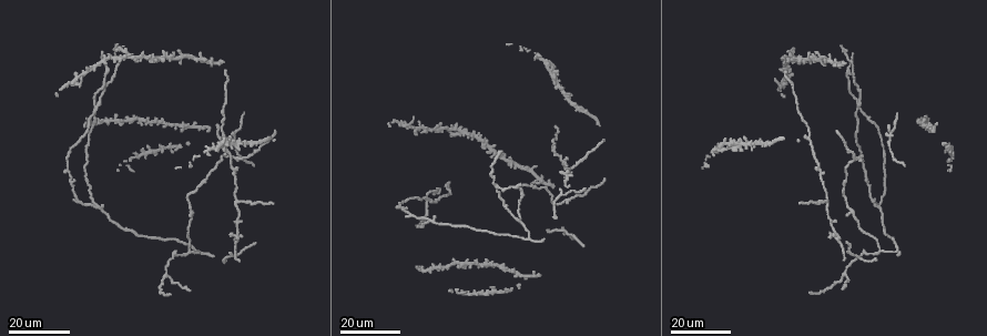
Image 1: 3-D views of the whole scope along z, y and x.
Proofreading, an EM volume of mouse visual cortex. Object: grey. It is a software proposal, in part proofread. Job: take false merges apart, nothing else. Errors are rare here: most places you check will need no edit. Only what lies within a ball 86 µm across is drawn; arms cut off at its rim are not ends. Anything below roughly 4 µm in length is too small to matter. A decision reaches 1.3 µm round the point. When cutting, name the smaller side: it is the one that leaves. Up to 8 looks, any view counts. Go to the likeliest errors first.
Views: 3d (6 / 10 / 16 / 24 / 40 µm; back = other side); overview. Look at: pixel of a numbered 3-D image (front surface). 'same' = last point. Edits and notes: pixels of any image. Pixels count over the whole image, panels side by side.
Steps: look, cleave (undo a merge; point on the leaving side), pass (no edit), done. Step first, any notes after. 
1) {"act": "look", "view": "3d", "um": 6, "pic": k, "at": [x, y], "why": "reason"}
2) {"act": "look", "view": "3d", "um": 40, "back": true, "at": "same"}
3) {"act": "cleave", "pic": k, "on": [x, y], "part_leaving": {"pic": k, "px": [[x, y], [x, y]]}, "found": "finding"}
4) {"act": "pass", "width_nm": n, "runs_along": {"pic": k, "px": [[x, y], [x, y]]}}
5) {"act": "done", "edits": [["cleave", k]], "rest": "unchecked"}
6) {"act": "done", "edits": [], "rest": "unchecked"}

{"act": "look", "view": "3d", "um": 24, "pic": 1, "at": [564, 174], "why": "four or more arms meet"}

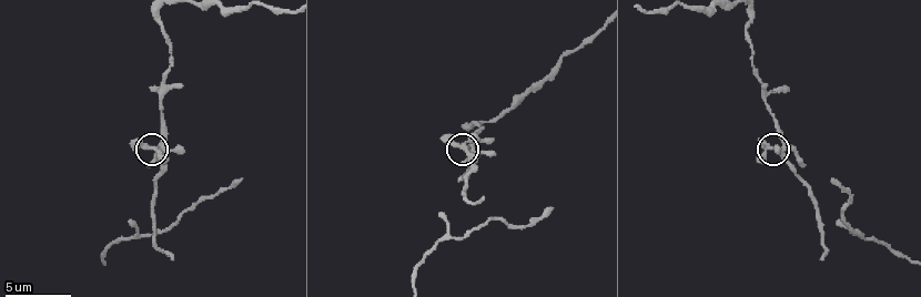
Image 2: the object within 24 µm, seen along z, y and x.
{"act": "look", "view": "3d", "um": 10, "pic": 2, "at": [469, 153], "why": "closer look"}

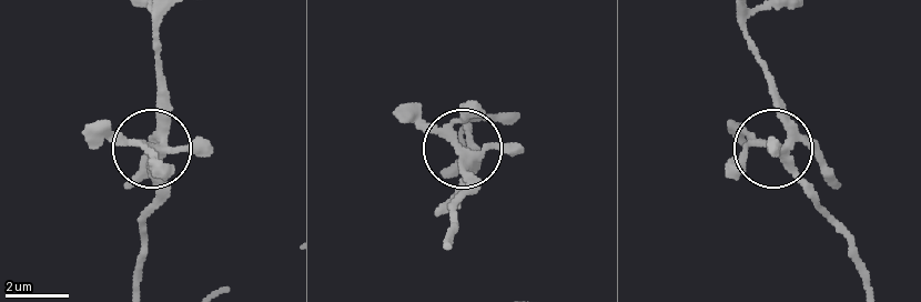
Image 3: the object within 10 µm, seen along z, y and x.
{"act": "pass", "width_nm": 240, "found": "continuous, no second neuron"}

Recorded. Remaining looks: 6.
{"act": "look", "view": "3d", "um": 16, "pic": 1, "at": [818, 171], "why": "three-way junction"}

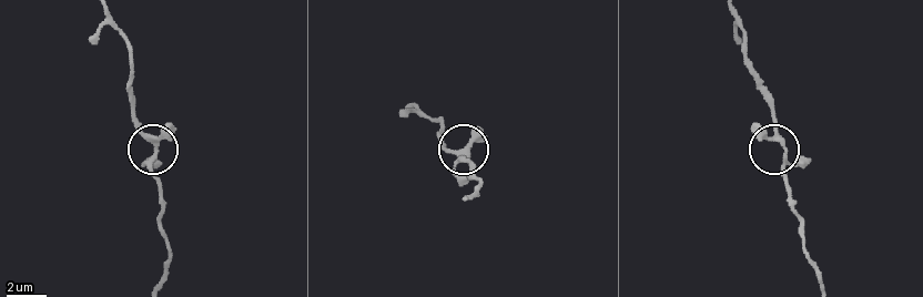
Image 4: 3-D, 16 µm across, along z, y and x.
{"act": "look", "view": "3d", "um": 6, "pic": 4, "at": [785, 164]}

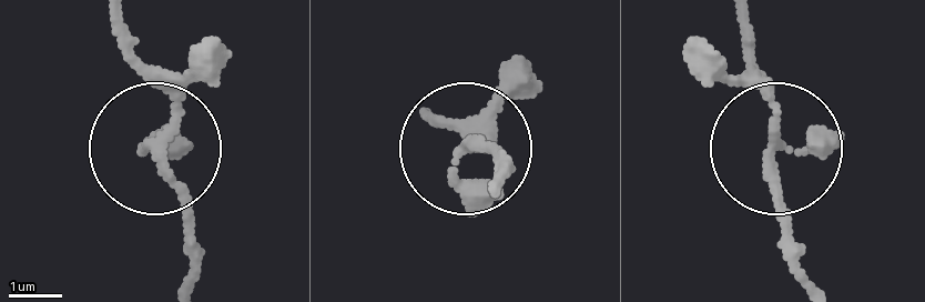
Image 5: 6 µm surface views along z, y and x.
{"act": "pass", "side_arm_um": 35, "arms": 3, "found": "all the same neuron"}

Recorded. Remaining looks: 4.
{"act": "look", "view": "3d", "um": 24, "pic": 1, "at": [97, 204], "why": "three arms meet"}

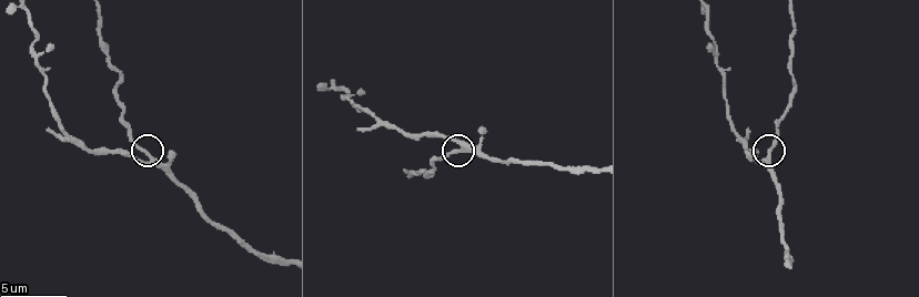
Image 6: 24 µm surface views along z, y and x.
{"act": "look", "view": "3d", "um": 10, "pic": 6, "at": [152, 158]}

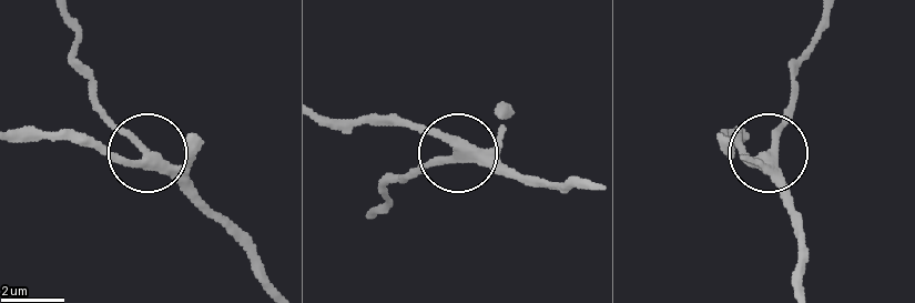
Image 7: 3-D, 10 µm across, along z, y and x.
{"act": "pass", "width_nm": 320, "runs_along": {"pic": 7, "px": [[273, 286], [93, 99]]}, "found": "continuous, no second neuron"}

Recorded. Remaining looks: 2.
{"act": "look", "view": "3d", "um": 24, "pic": 1, "at": [889, 141], "why": "two arms in line, one across"}

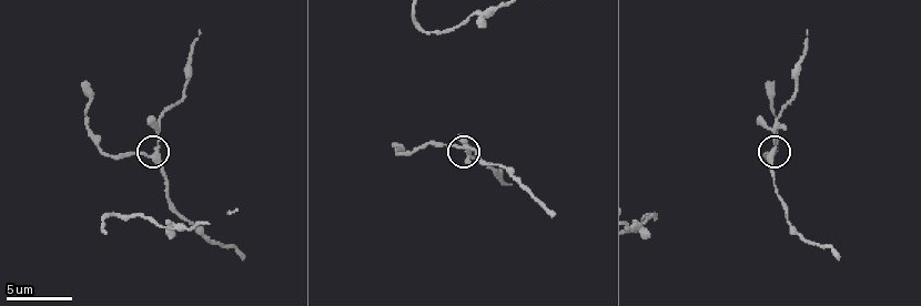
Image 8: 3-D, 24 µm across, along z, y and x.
{"act": "look", "view": "3d", "um": 6, "pic": 8, "at": [772, 154], "why": "closer look"}

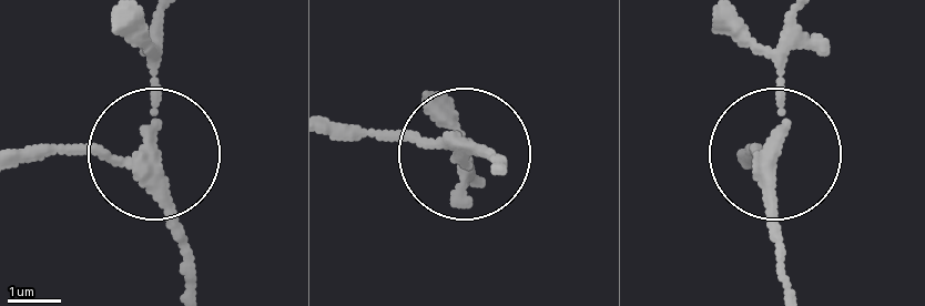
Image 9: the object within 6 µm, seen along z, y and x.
{"act": "pass", "arms": 3, "found": "one neuron here"}

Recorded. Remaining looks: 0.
{"act": "done", "edits": [], "rest": "unchecked"}

